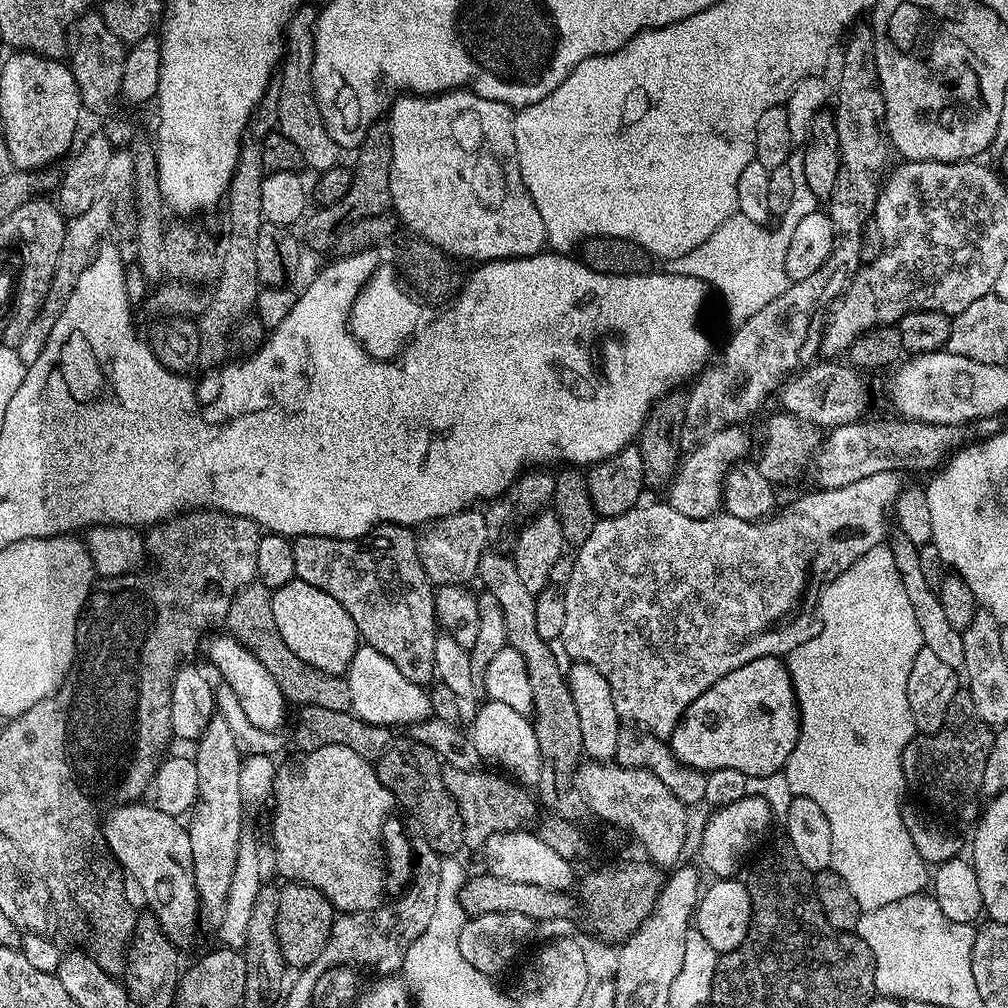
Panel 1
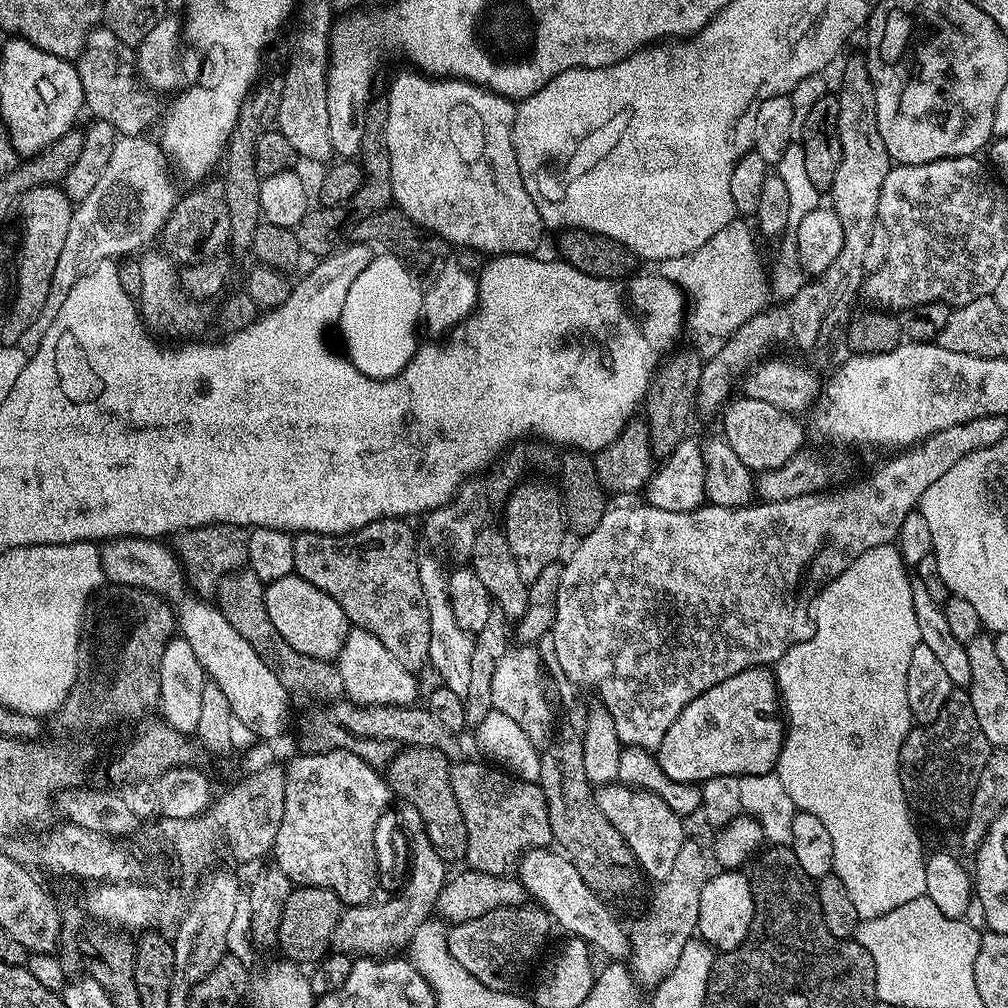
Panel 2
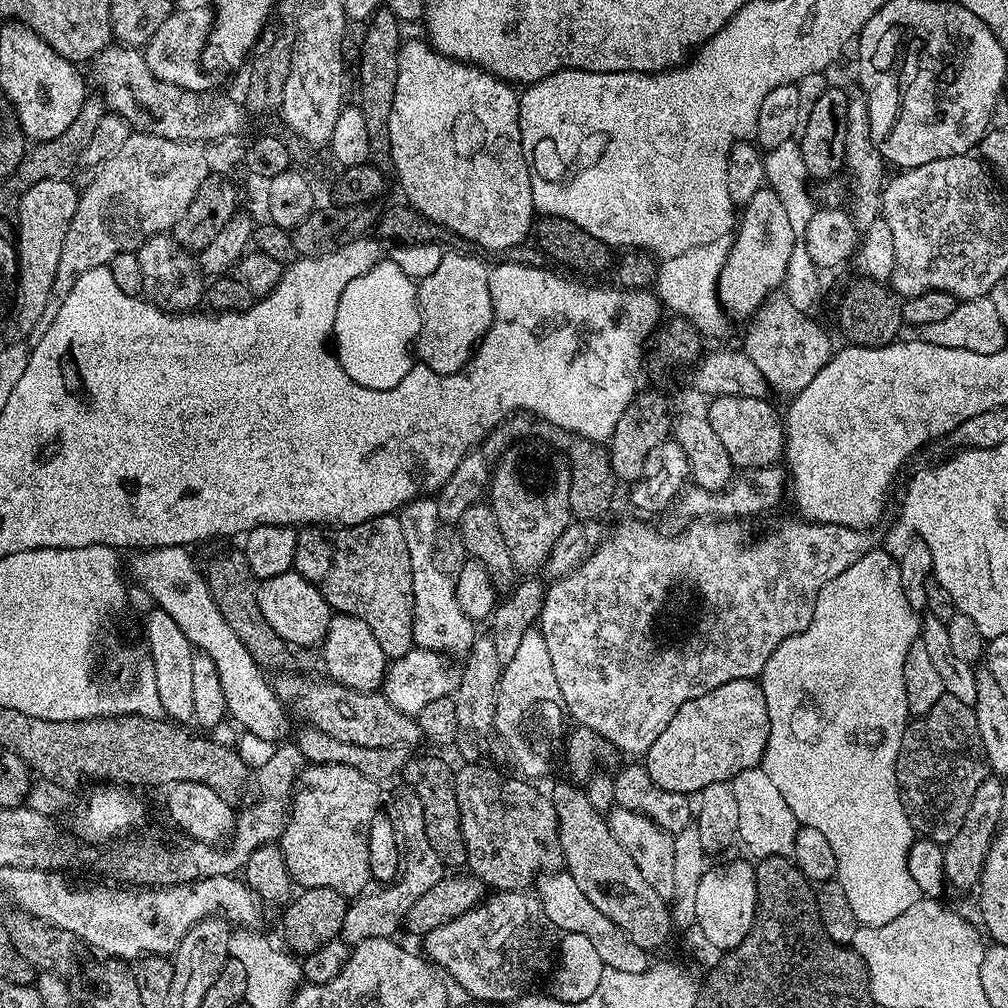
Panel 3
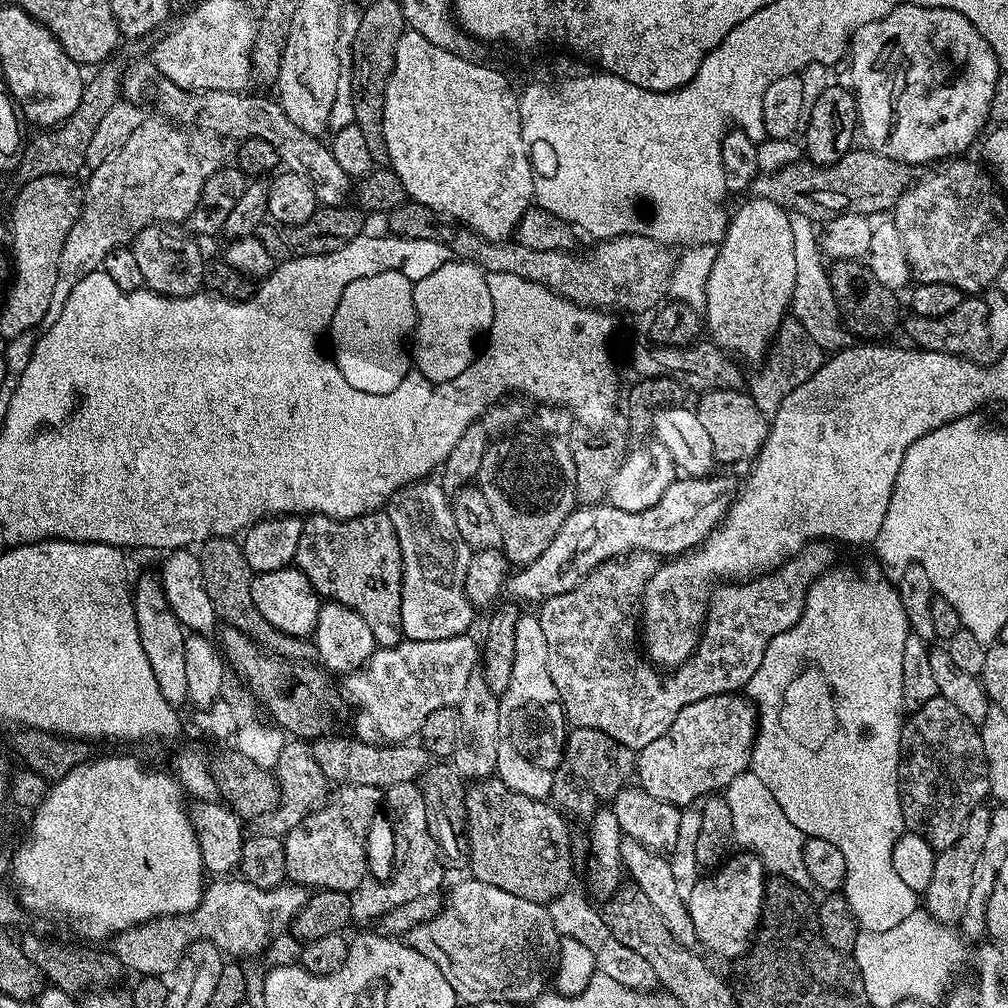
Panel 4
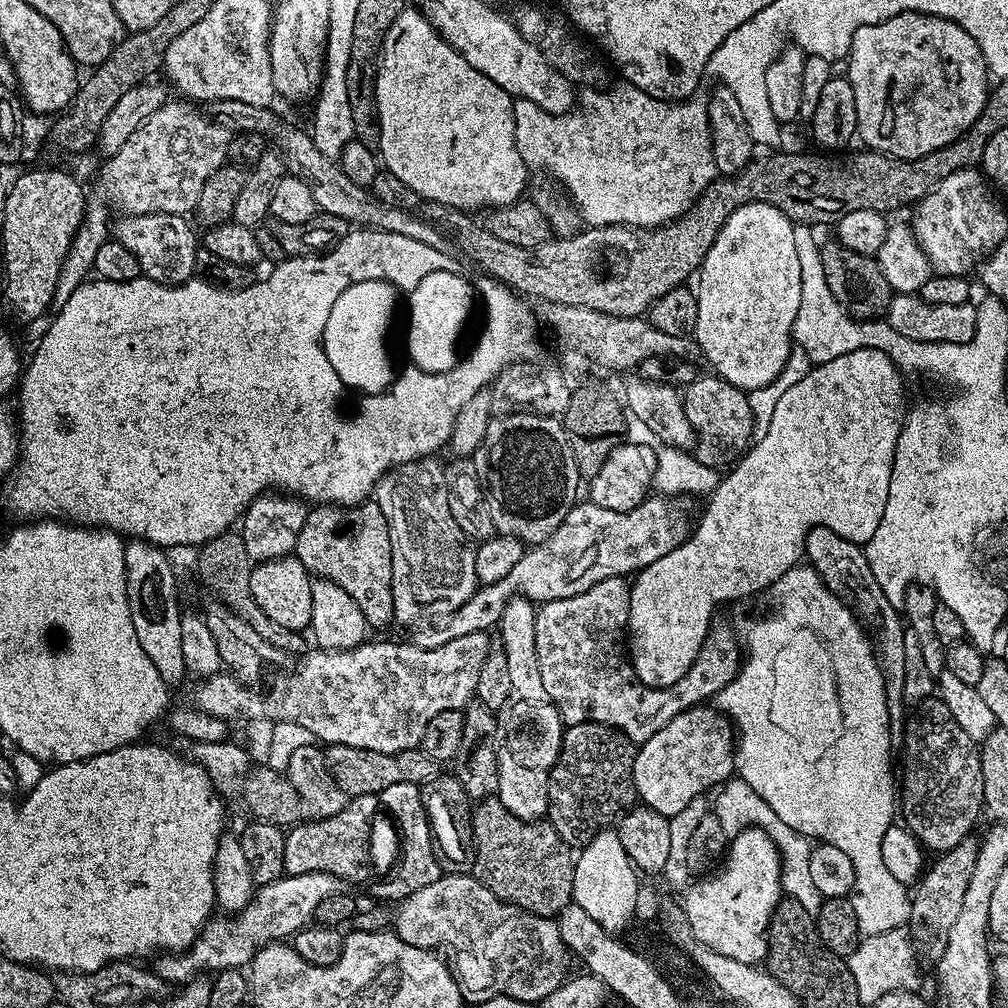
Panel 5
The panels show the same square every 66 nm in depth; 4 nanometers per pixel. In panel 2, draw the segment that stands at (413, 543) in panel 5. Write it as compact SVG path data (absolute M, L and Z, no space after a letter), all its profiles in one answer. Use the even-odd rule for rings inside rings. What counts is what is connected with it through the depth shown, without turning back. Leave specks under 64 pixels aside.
M424 555L419 559L419 581L422 584L424 604L430 618L430 654L428 664L440 675L439 680L446 688L465 698L470 690L470 657L474 652L475 637L455 621L454 610L450 607L447 569L432 556Z

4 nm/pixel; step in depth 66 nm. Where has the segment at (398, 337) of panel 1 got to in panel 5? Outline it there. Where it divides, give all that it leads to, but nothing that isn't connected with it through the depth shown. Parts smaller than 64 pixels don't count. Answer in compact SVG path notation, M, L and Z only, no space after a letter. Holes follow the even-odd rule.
M385 280L353 283L338 296L321 328L321 344L327 361L342 382L363 395L387 391L396 377L386 338L396 310L398 290Z

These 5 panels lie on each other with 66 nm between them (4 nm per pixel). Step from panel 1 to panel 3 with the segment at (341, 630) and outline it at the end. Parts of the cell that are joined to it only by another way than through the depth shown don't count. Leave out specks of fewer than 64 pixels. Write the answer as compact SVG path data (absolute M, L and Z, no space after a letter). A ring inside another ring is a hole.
M293 570L261 580L256 584L256 597L262 618L270 622L270 630L274 630L278 638L303 648L315 649L323 645L324 635L328 633L334 613L326 598L322 598L319 590L309 580L302 578L302 574Z

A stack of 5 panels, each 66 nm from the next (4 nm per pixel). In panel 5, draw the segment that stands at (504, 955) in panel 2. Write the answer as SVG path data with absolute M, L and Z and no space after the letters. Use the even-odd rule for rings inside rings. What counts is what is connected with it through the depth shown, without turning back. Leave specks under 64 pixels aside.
M441 874L438 882L430 882L430 886L414 890L414 894L395 905L396 936L402 938L402 942L410 942L410 946L430 948L433 952L442 954L448 969L452 971L452 977L456 979L460 999L465 1005L475 1006L490 998L509 996L536 1006L550 994L554 994L554 990L558 990L558 986L562 986L570 976L570 953L562 942L559 923L551 916L530 914L524 908L498 899L475 875L452 875L456 876Z

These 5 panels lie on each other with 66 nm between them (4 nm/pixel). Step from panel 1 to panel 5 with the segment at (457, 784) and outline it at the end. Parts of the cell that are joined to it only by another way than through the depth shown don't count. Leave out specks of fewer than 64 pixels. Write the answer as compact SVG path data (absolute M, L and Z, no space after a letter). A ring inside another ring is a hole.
M489 798L479 801L472 809L472 843L474 845L474 875L476 879L481 880L486 887L500 900L505 900L507 904L513 904L519 908L524 908L530 914L538 914L539 916L559 917L560 912L568 904L573 903L572 887L574 886L574 872L576 861L574 852L570 845L559 836L558 830L549 822L543 819L539 820L520 820L506 808L498 798Z

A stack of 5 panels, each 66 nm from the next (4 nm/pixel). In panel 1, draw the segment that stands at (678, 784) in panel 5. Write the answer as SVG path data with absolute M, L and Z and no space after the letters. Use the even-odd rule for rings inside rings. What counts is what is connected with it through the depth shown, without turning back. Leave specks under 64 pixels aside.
M767 656L754 658L754 662L746 662L746 666L738 670L730 670L730 674L718 678L706 694L694 698L672 731L670 747L677 760L688 768L696 768L705 774L729 768L753 778L783 773L799 733L800 707L796 704L788 665L781 657Z

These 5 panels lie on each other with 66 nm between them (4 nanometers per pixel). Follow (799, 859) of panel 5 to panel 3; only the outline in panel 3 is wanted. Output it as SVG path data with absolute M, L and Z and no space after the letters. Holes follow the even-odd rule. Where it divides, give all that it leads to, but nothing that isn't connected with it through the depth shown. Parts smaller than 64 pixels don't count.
M763 767L740 771L730 783L734 798L737 799L741 843L748 846L755 859L770 856L791 857L800 825L793 810L783 801L782 794L775 789L774 782L767 777Z

